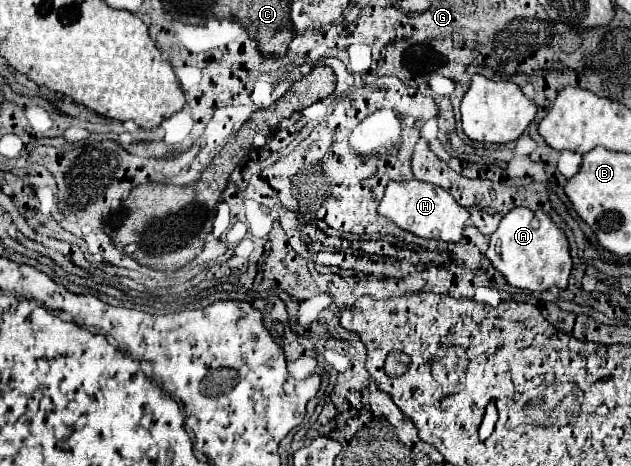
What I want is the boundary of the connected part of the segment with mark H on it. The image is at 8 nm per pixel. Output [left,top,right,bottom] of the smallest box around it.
[377,178,469,242]

